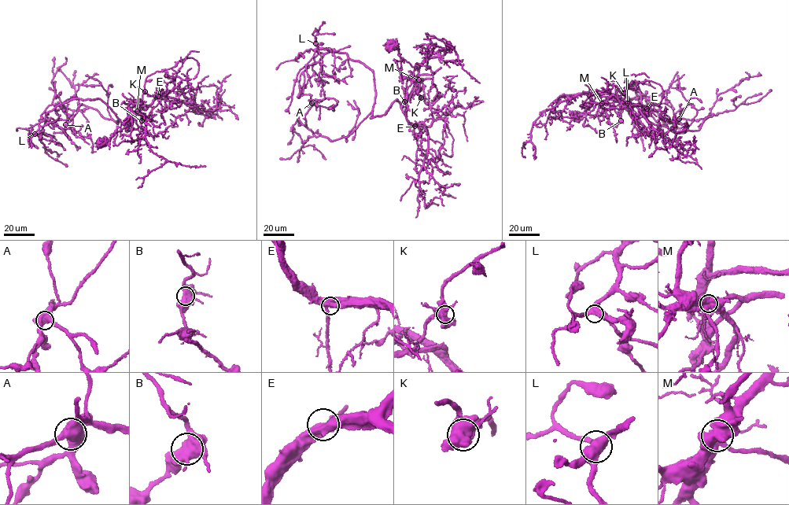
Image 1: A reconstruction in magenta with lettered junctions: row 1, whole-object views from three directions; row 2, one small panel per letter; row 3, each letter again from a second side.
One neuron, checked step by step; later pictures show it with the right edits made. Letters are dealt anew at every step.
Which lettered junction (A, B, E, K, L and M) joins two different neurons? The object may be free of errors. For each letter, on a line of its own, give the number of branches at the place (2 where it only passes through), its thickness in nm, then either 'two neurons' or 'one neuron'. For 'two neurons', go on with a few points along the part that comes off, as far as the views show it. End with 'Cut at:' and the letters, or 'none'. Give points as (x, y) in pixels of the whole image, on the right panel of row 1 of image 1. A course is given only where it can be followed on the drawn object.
A: branches 4; calibre 550 nm; one neuron
B: branches 4; calibre 550 nm; one neuron
E: branches 4; calibre 480 nm; one neuron
K: branches 4; calibre 550 nm; one neuron
L: branches 3; calibre 480 nm; one neuron
M: branches 4; calibre 650 nm; two neurons; course (602, 104), (602, 97), (618, 100), (623, 89), (634, 80), (650, 80), (661, 86), (663, 97), (657, 105)
Cut at: M

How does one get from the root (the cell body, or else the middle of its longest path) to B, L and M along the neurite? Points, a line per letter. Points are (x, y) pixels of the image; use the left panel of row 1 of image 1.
B: (100, 142), (109, 139), (121, 125), (127, 116), (127, 106), (133, 101), (137, 101), (140, 105), (141, 120)
L: (100, 142), (138, 99), (146, 106), (135, 101), (127, 131), (102, 101), (74, 98), (35, 134)
M: (100, 142), (109, 139), (128, 114), (137, 111)

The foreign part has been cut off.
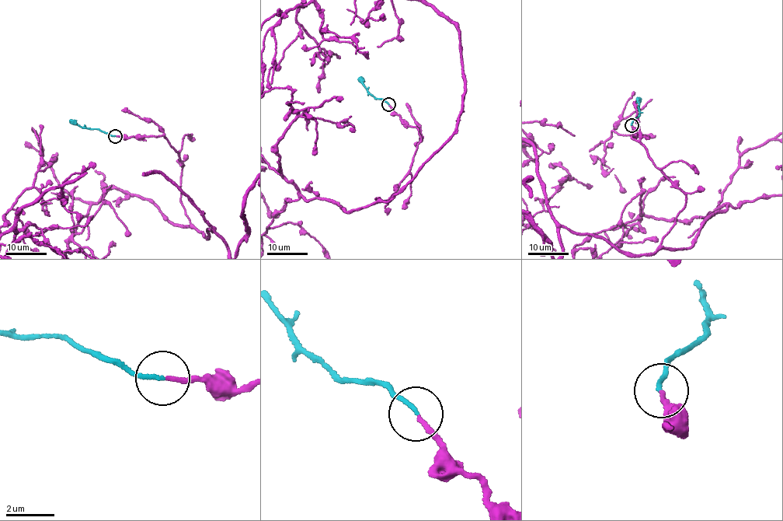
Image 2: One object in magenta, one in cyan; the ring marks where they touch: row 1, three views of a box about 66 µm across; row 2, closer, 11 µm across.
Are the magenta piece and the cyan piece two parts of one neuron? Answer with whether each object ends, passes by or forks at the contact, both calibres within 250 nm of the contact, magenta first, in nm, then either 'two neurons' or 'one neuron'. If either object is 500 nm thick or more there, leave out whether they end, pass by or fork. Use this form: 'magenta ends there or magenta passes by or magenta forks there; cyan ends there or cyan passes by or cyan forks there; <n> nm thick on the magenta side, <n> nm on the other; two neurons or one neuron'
magenta ends there; cyan ends there; 180 nm thick on the magenta side, 160 nm on the other; one neuron

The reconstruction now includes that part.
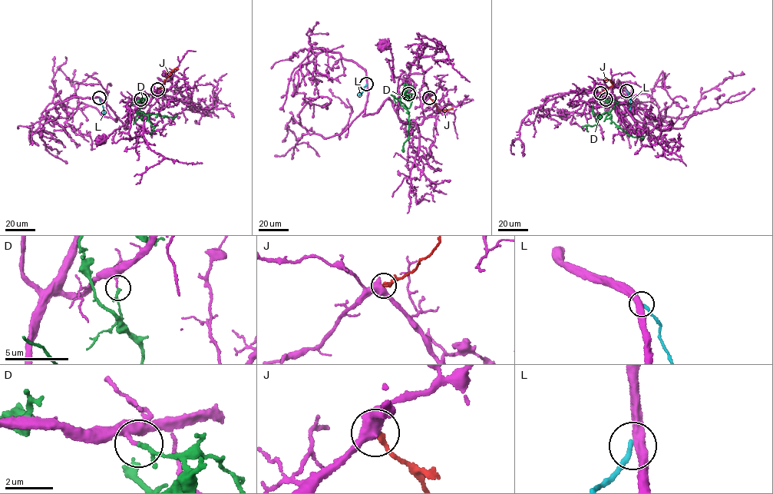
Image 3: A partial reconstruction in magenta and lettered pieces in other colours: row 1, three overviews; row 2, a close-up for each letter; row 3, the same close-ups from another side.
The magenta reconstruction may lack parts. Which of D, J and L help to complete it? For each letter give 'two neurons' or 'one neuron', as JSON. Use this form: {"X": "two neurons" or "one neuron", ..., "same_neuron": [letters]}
{"D": "two neurons", "J": "two neurons", "L": "two neurons", "same_neuron": []}

